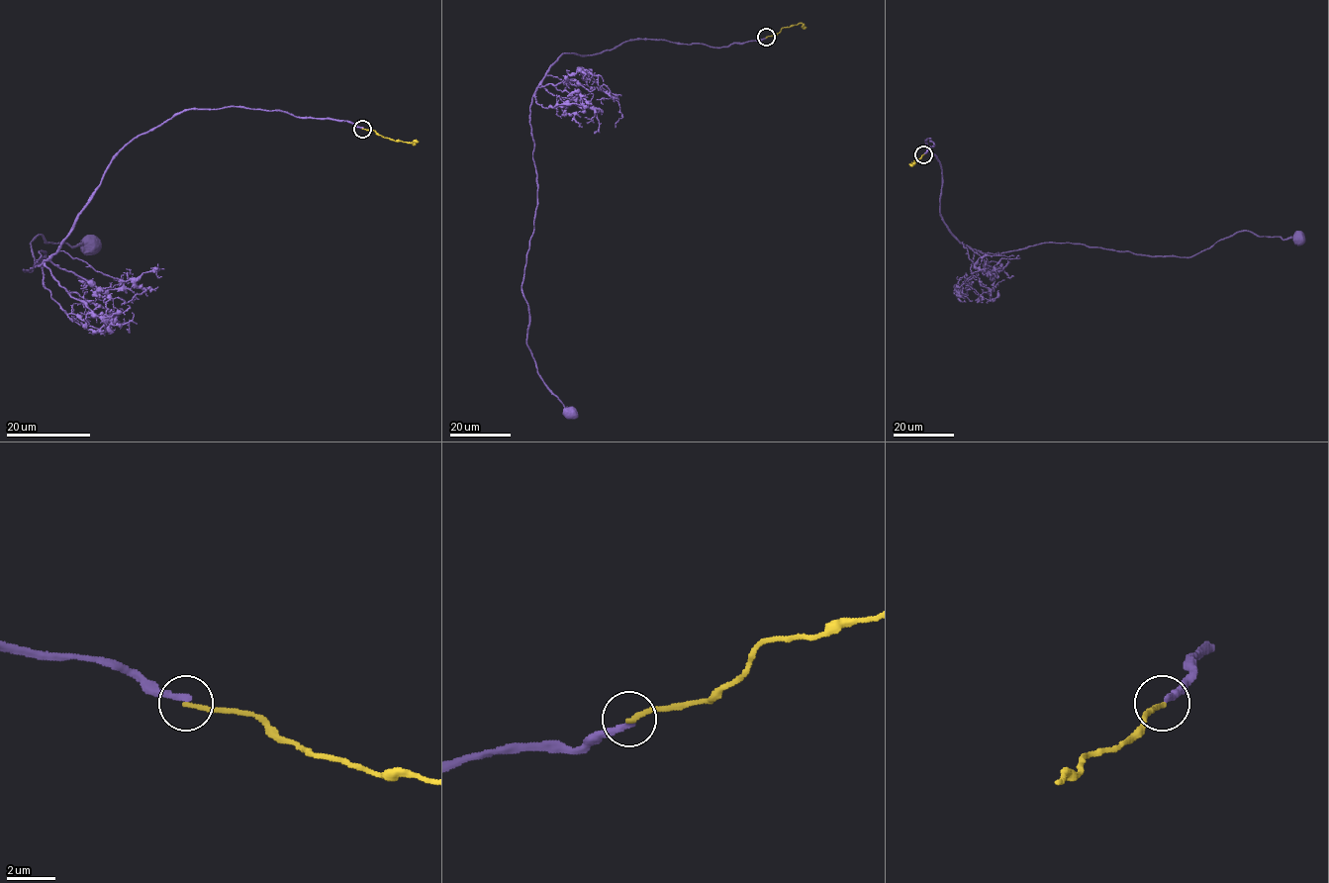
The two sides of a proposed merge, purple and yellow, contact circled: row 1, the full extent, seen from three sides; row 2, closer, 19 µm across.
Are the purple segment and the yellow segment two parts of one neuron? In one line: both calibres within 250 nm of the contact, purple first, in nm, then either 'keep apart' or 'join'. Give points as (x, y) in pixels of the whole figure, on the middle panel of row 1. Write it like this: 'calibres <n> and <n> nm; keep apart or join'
calibres 260 and 200 nm; keep apart

